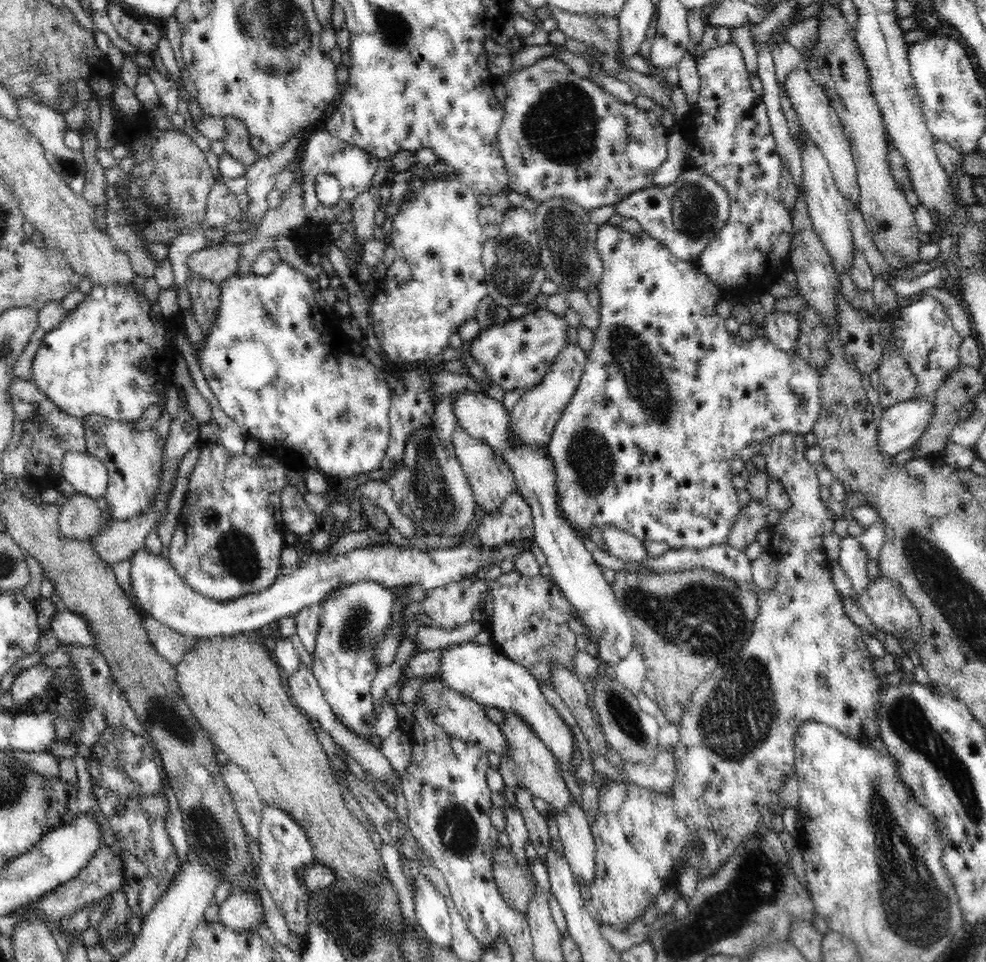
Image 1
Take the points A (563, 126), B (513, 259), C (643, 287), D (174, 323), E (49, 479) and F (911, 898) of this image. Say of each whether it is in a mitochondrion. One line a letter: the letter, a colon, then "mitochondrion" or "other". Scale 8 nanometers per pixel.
A: mitochondrion
B: mitochondrion
C: other
D: other
E: other
F: mitochondrion

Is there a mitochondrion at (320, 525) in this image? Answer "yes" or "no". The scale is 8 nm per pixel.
no

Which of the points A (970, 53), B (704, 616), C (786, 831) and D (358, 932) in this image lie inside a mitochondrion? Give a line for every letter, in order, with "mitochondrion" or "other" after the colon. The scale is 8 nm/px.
A: other
B: mitochondrion
C: other
D: mitochondrion

